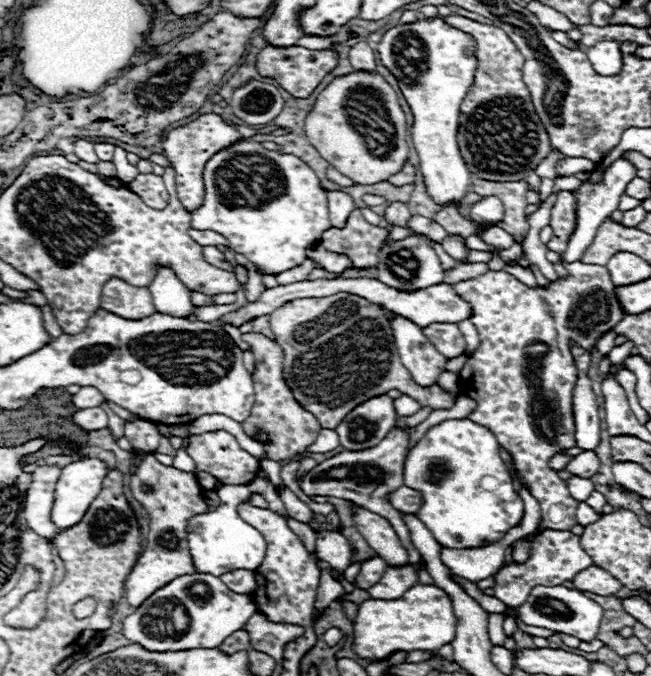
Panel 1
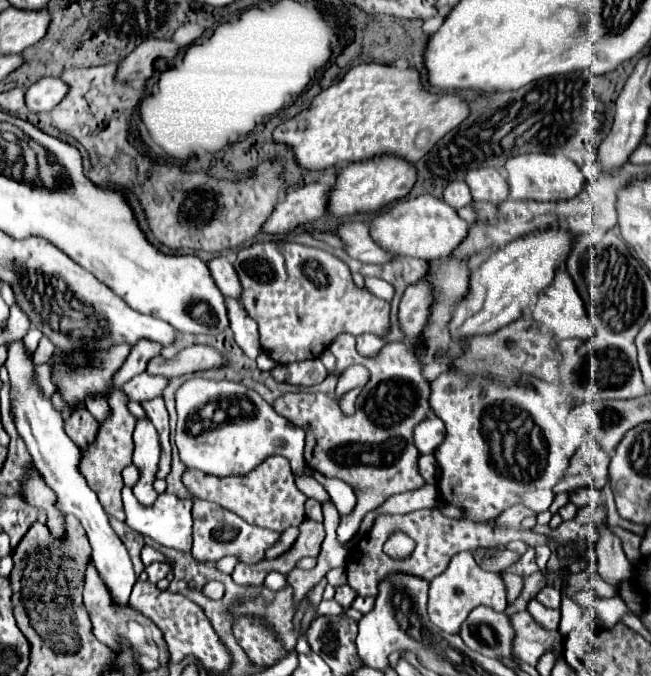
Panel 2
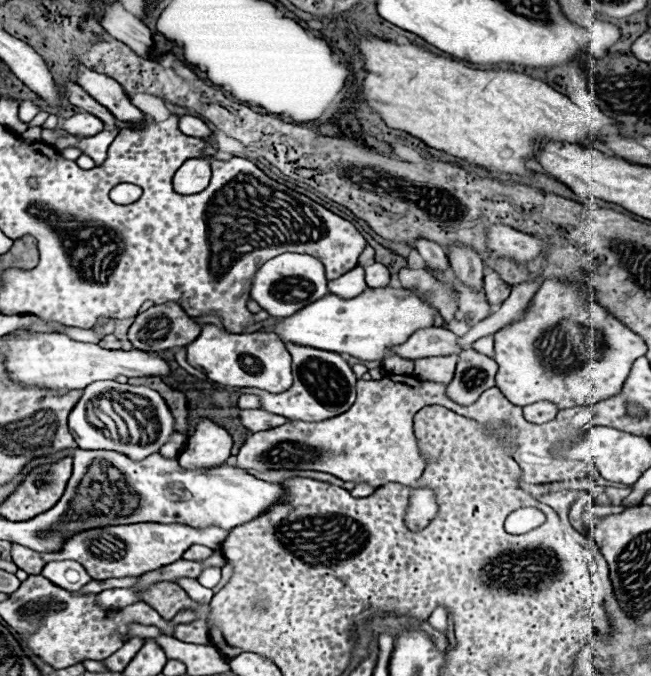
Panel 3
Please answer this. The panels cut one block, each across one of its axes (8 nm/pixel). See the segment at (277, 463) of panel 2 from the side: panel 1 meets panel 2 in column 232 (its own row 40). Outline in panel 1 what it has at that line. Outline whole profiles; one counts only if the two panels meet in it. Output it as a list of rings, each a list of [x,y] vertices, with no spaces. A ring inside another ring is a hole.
[[[458,14],[446,16],[444,22],[468,32],[470,36],[474,36],[474,40],[478,44],[478,52],[476,52],[478,68],[474,74],[474,84],[470,86],[470,90],[460,106],[460,128],[458,128],[458,146],[460,146],[460,152],[462,152],[462,158],[464,158],[468,170],[474,172],[478,178],[492,180],[492,182],[524,180],[530,174],[530,170],[534,170],[550,152],[548,134],[546,134],[538,114],[534,114],[530,90],[526,88],[526,84],[522,80],[524,56],[520,54],[516,44],[508,38],[508,34],[494,24],[480,24],[480,22],[474,22],[470,18],[464,18]]]

